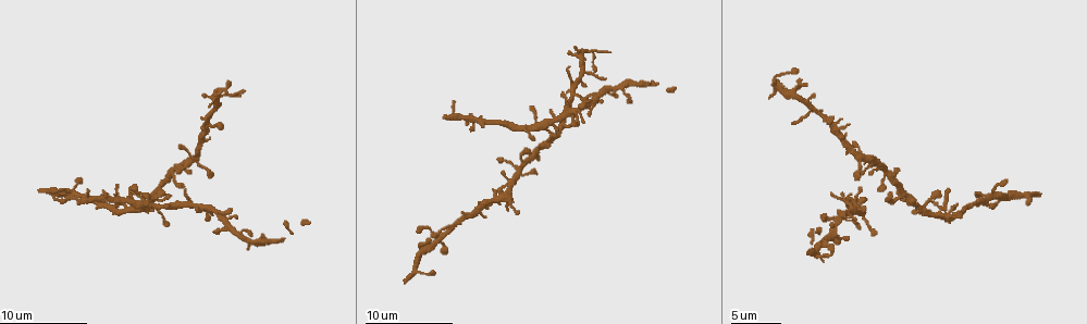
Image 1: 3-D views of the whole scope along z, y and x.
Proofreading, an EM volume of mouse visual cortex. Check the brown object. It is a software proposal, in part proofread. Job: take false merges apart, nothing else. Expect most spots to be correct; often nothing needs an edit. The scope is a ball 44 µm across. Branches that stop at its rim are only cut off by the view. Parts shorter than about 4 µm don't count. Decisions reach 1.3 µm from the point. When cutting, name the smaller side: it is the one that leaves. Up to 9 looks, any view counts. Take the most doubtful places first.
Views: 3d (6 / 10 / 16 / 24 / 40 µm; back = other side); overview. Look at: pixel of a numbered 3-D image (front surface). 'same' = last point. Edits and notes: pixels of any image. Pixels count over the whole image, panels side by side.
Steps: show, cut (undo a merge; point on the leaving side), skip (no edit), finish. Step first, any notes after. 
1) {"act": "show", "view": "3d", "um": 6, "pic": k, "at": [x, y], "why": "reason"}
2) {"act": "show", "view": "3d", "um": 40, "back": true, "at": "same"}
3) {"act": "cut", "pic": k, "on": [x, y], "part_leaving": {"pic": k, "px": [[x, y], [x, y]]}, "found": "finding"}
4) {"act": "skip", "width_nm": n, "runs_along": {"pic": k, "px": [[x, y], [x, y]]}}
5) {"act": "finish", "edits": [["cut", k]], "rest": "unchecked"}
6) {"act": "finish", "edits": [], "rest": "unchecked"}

{"act": "show", "view": "3d", "um": 6, "pic": 1, "at": [887, 175], "why": "three-way junction"}

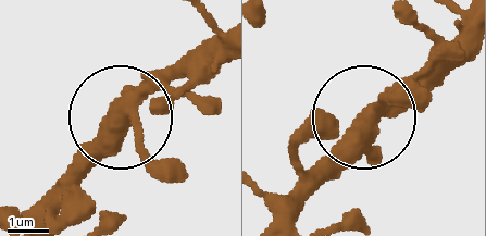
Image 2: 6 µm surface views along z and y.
{"act": "skip", "side_arm_um": 25, "found": "continuous, no second neuron"}

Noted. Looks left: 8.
{"act": "show", "view": "3d", "um": 10, "pic": 1, "at": [496, 199], "why": "small branch off a trunk"}

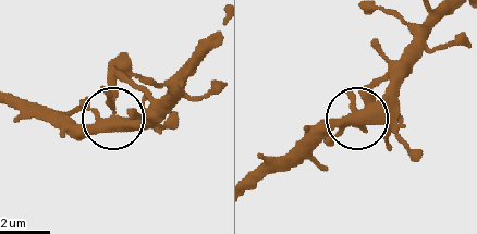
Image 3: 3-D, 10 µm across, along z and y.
{"act": "show", "view": "3d", "um": 6, "pic": 3, "at": [109, 118]}

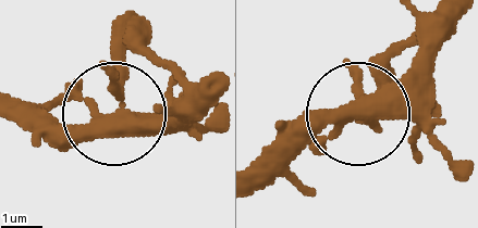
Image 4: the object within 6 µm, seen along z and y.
{"act": "skip", "found": "continuous, no second neuron"}

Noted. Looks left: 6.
{"act": "show", "view": "3d", "um": 10, "pic": 1, "at": [538, 124], "why": "three arms meet"}

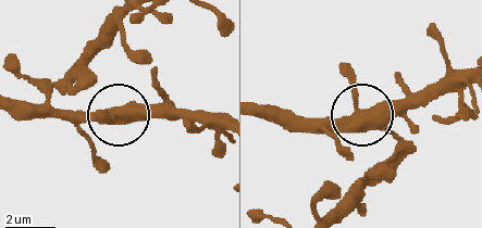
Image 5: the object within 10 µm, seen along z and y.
{"act": "show", "view": "3d", "um": 6, "pic": 5, "at": [366, 114]}

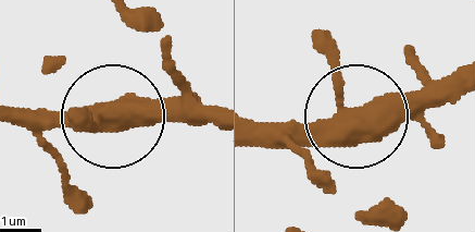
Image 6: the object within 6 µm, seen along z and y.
{"act": "skip", "width_nm": 480, "found": "continuous, no second neuron"}

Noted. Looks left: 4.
{"act": "show", "view": "3d", "um": 10, "pic": 1, "at": [73, 191], "why": "looks like a crossing"}

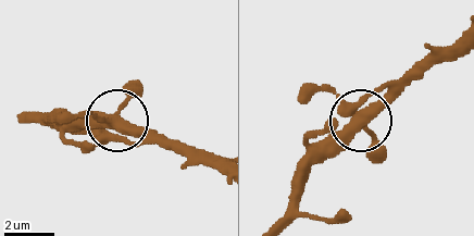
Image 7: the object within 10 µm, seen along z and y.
{"act": "show", "view": "3d", "um": 6, "pic": 7, "at": [109, 120]}

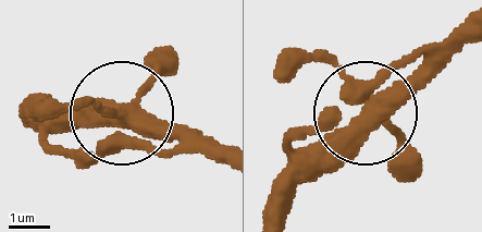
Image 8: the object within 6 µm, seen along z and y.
{"act": "skip", "runs_along": {"pic": 8, "px": [[468, 14], [368, 108], [344, 74], [306, 53]]}, "found": "one neuron here"}

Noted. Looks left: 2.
{"act": "finish", "edits": [], "rest": "unchecked"}

